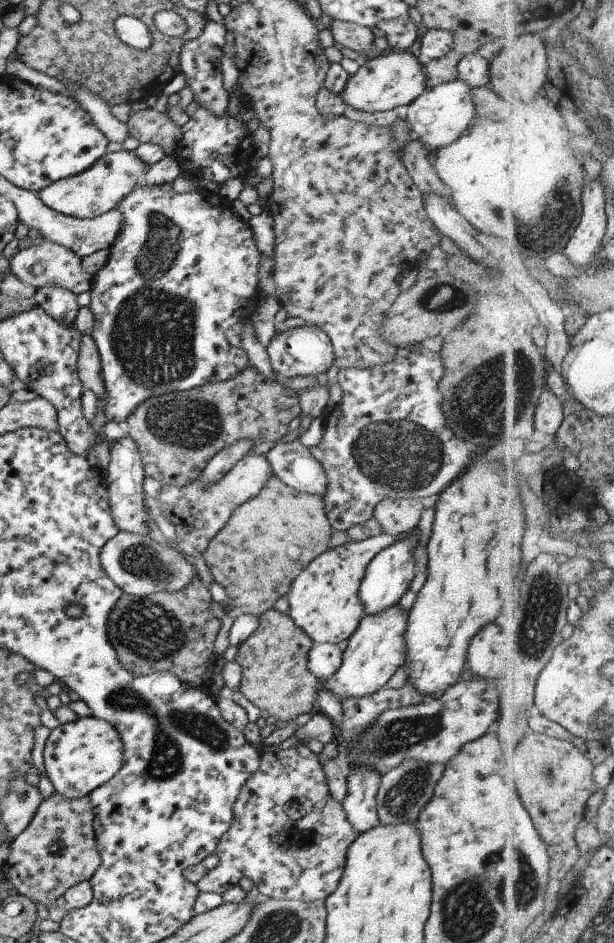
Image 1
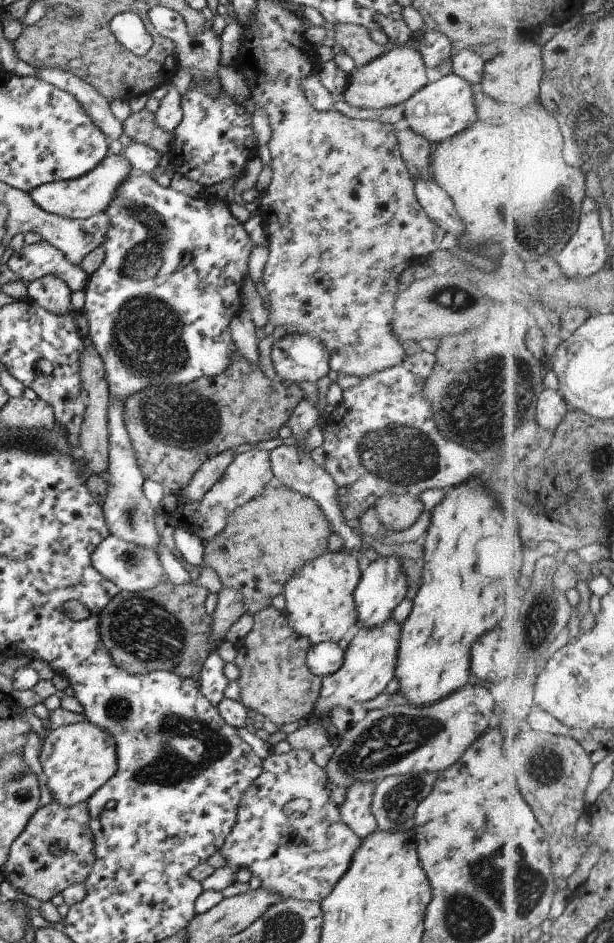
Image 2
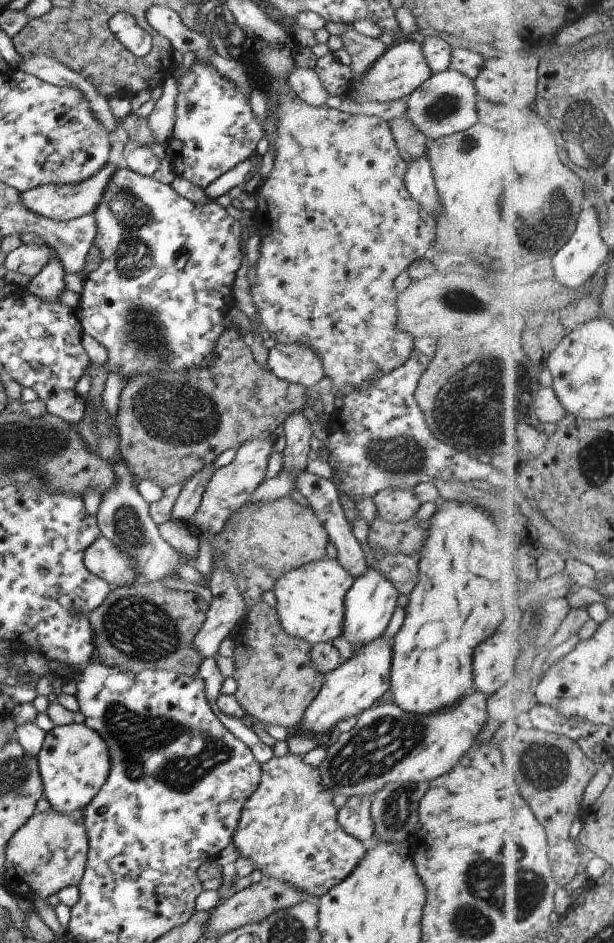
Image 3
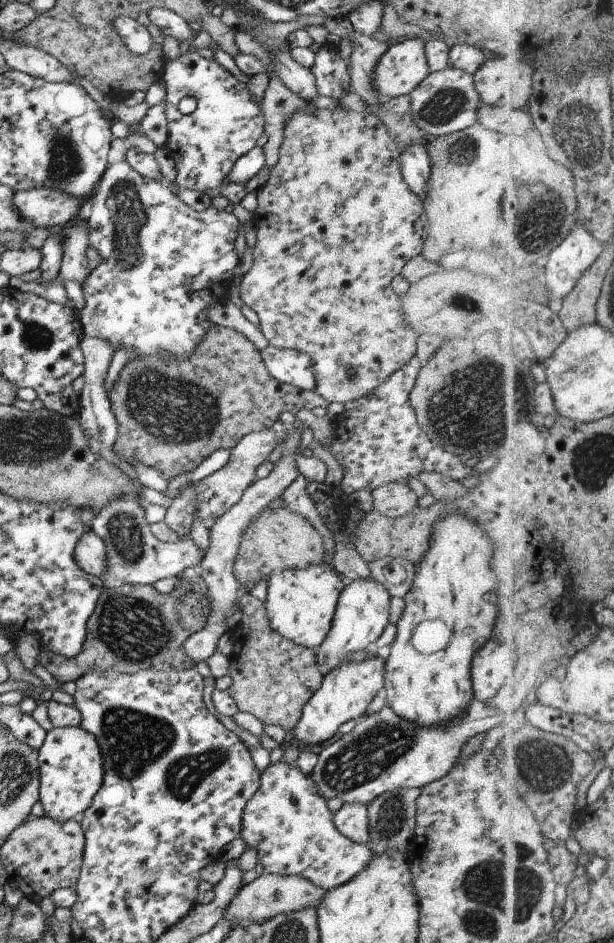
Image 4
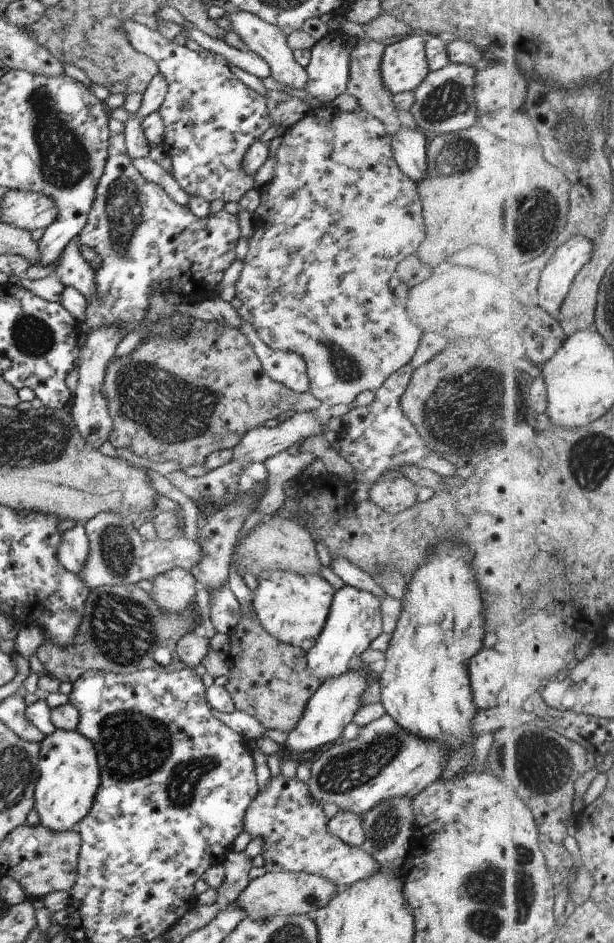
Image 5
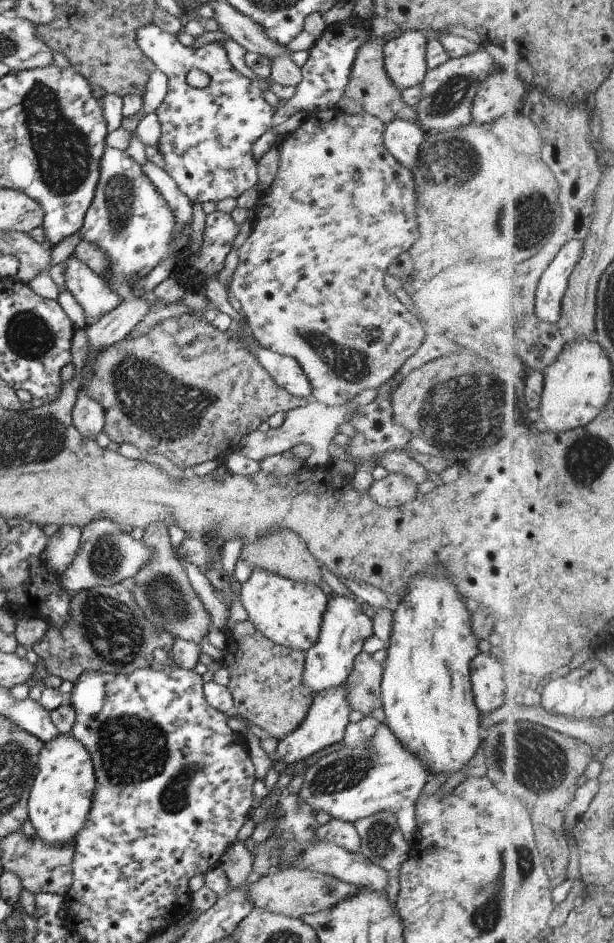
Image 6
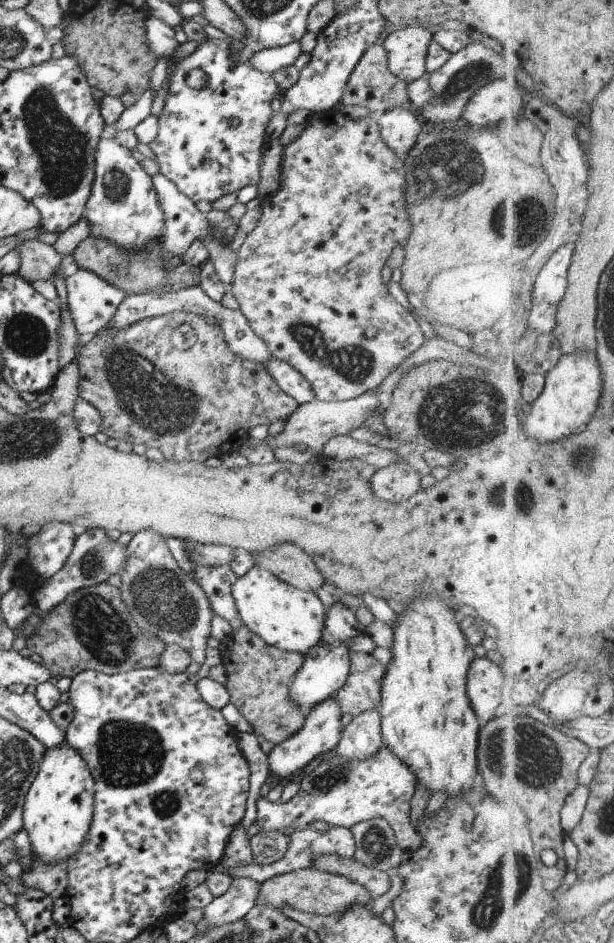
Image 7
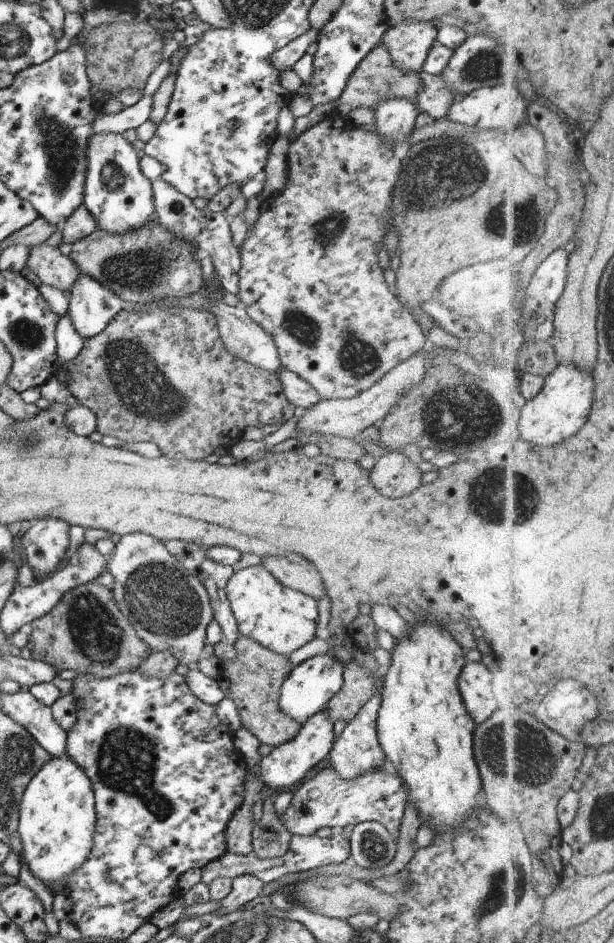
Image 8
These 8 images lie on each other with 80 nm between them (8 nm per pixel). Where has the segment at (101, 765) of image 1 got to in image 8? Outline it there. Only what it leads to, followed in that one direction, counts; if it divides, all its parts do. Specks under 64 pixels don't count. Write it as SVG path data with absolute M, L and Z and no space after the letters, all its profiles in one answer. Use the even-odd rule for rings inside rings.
M66 752L61 756L50 756L23 791L19 805L18 825L14 834L21 839L25 864L29 866L31 874L45 887L48 882L61 883L65 886L66 876L76 871L76 868L84 862L92 845L95 815L92 786L82 768L77 766Z

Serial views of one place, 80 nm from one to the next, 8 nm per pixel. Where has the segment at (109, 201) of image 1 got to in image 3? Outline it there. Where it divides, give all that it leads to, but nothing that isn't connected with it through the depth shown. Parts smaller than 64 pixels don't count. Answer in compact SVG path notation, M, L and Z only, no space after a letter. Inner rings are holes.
M106 162L94 175L88 176L87 179L81 182L36 186L20 194L21 202L25 205L25 208L28 208L30 211L54 221L66 221L75 219L81 215L92 214L101 200L109 179L119 166L120 165L114 166Z

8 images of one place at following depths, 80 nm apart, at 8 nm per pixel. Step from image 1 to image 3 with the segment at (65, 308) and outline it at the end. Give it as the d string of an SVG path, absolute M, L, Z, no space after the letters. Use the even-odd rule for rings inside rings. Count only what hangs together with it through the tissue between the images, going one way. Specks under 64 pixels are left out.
M52 254L52 258L40 272L31 277L25 290L43 302L59 303L59 295L65 290L63 288L63 275L64 270L60 260L55 254Z

